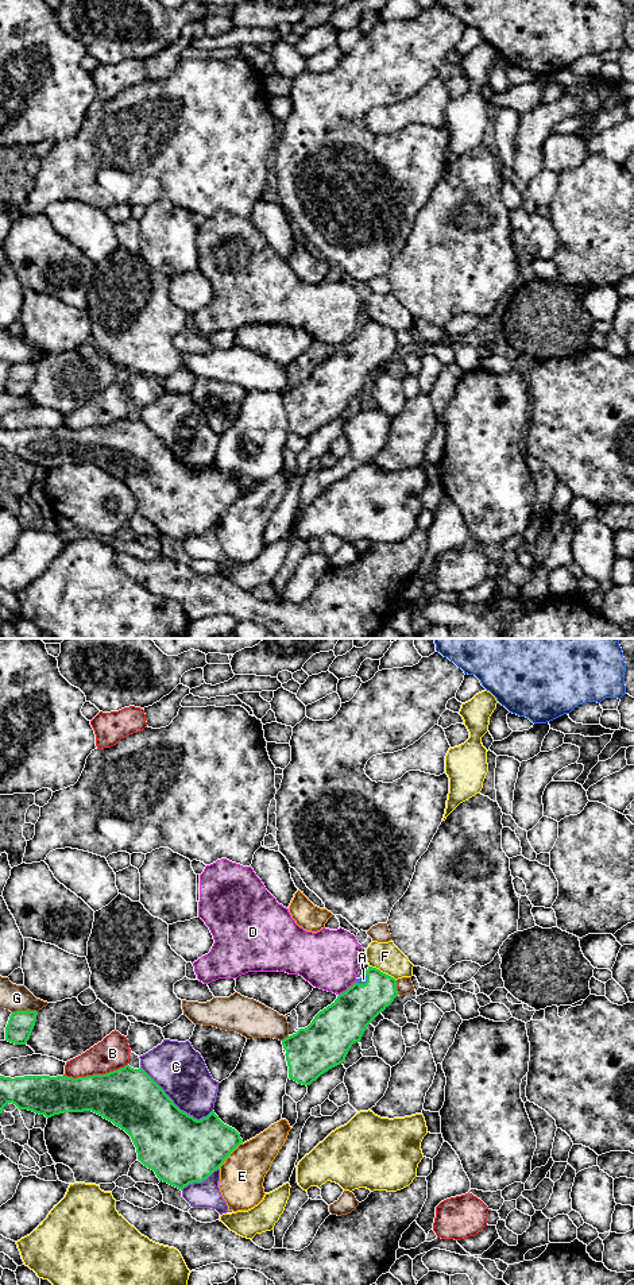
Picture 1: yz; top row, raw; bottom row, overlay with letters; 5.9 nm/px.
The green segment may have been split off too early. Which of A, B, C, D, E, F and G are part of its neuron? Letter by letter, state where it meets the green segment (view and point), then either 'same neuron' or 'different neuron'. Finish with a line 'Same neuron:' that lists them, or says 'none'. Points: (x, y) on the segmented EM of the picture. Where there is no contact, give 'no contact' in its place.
A: meets green in yz at (366, 981); same neuron
B: meets green in yz at (95, 1075); different neuron
C: meets green in yz at (174, 1104); different neuron
D: meets green in yz at (348, 988); different neuron
E: meets green in yz at (228, 1156); different neuron
F: meets green in yz at (382, 972); different neuron
G: meets green in yz at (24, 1011); different neuron
Same neuron: A

